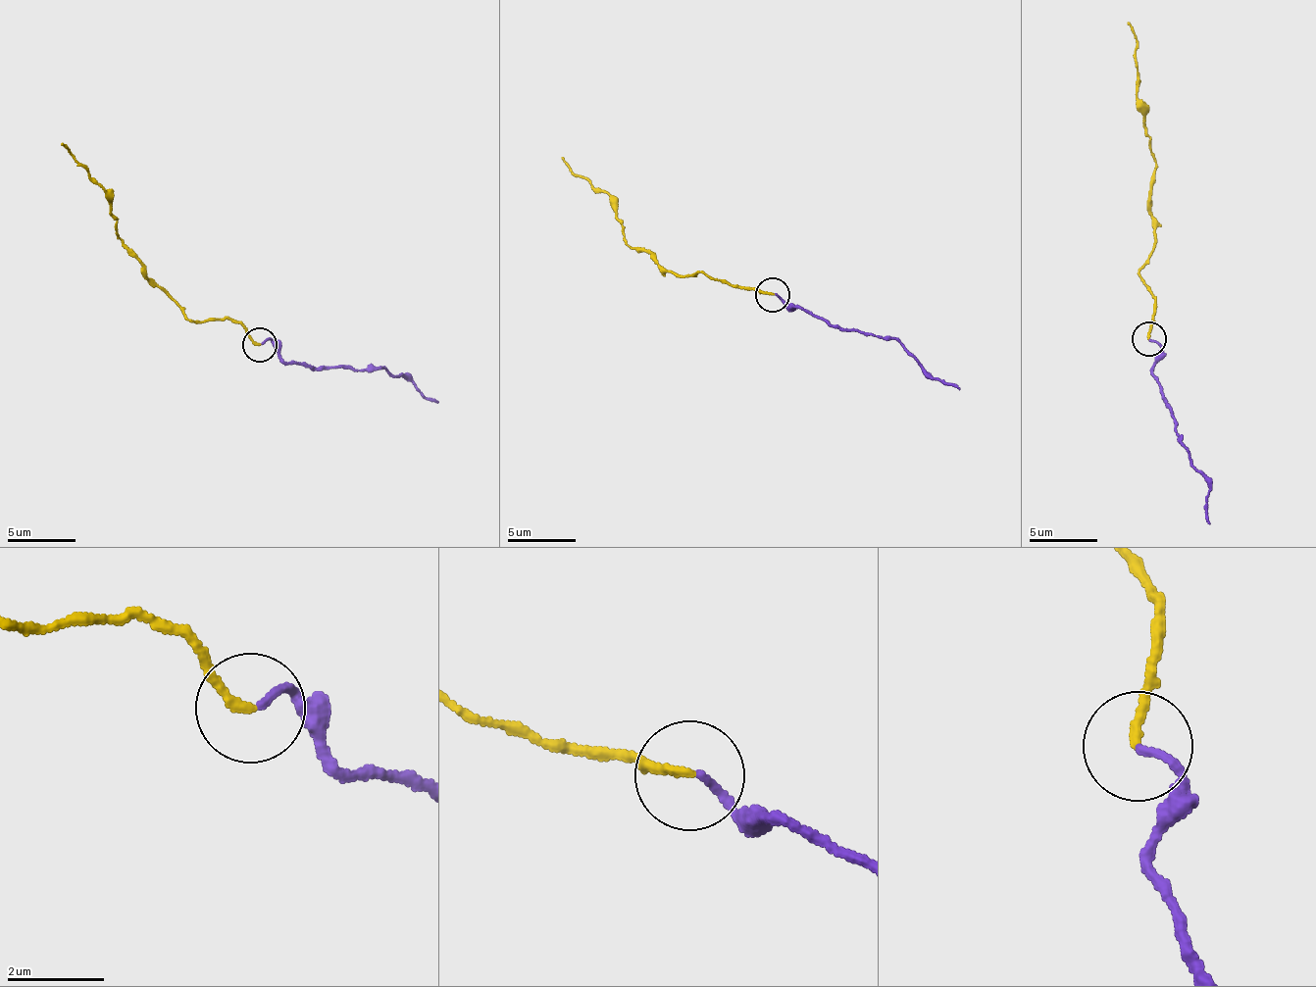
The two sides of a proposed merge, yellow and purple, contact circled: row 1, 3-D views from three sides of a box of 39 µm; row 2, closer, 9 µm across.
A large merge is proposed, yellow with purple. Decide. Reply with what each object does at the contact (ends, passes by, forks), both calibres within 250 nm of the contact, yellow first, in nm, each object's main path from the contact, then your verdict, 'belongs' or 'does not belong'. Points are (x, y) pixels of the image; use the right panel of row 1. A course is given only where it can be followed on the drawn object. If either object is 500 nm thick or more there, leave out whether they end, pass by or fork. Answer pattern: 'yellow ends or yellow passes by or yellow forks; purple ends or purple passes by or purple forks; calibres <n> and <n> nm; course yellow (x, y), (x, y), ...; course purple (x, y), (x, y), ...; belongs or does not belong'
yellow ends; purple ends; calibres 180 and 130 nm; course yellow (1148, 340), (1153, 301), (1141, 274), (1154, 246), (1149, 189), (1155, 161), (1128, 24); course purple (1148, 340), (1159, 345), (1153, 372), (1168, 403), (1182, 444), (1207, 485), (1209, 525); belongs

